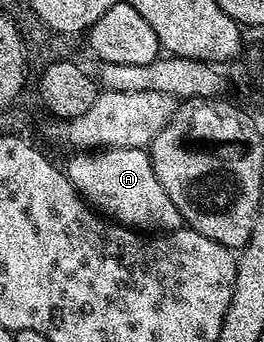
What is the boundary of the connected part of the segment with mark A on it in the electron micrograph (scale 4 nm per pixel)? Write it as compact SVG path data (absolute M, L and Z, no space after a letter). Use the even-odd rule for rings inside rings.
M136 147L98 148L93 152L74 152L64 162L64 172L76 192L97 213L120 226L139 232L169 232L183 225L176 204L164 192L156 172L152 172L150 155Z

